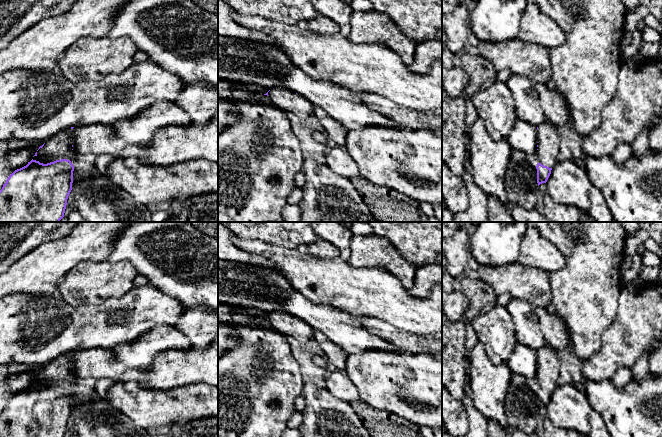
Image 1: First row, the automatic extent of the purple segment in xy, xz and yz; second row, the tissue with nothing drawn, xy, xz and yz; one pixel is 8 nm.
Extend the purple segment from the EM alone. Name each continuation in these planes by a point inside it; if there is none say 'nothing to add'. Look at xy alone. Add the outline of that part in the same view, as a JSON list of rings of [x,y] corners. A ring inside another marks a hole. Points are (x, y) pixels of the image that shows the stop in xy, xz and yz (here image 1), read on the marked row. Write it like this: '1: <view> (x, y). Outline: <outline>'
1: xy (58, 147). Outline: [[[71,127],[58,132],[47,140],[42,148],[37,151],[37,155],[32,159],[40,163],[47,164],[56,160],[76,158],[72,150]]]

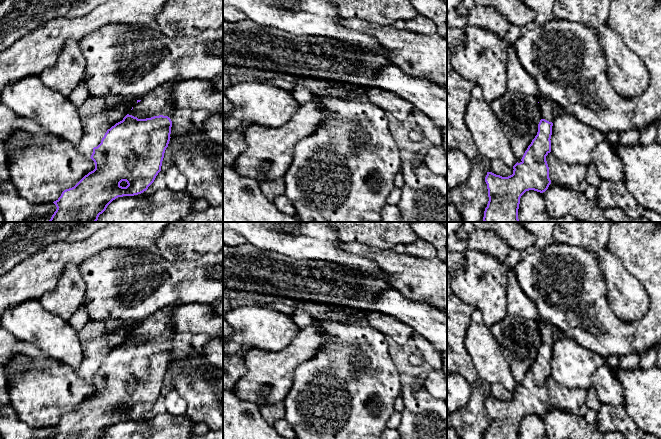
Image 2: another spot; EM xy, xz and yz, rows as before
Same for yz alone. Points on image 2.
1: yz (546, 108). Outline: [[[540,95],[538,98],[538,102],[539,102],[539,106],[540,106],[542,119],[545,119],[545,120],[553,123],[553,121],[555,119],[555,116],[553,114],[553,107],[552,107],[553,102]]]

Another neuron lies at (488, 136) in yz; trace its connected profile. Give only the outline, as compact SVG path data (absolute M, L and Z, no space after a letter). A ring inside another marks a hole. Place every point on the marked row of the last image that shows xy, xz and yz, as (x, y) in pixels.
M475 85L471 91L464 119L479 156L488 162L500 159L509 167L513 167L517 163L500 121L491 104L483 98L480 86Z

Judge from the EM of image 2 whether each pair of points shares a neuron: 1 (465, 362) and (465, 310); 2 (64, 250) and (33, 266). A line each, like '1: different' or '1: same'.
1: same
2: same

